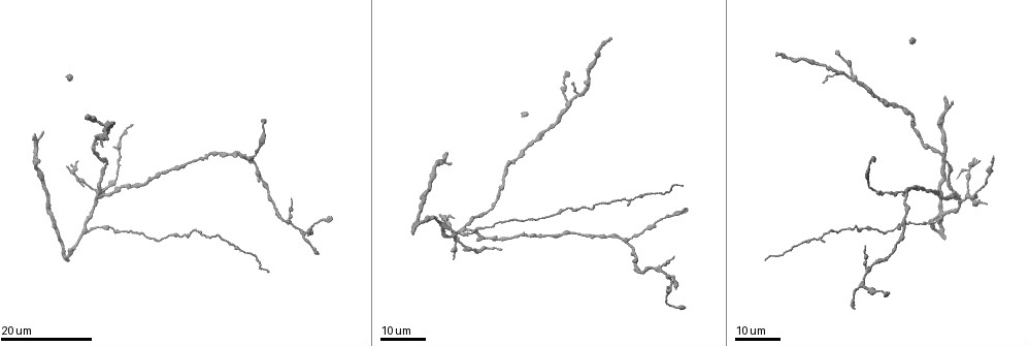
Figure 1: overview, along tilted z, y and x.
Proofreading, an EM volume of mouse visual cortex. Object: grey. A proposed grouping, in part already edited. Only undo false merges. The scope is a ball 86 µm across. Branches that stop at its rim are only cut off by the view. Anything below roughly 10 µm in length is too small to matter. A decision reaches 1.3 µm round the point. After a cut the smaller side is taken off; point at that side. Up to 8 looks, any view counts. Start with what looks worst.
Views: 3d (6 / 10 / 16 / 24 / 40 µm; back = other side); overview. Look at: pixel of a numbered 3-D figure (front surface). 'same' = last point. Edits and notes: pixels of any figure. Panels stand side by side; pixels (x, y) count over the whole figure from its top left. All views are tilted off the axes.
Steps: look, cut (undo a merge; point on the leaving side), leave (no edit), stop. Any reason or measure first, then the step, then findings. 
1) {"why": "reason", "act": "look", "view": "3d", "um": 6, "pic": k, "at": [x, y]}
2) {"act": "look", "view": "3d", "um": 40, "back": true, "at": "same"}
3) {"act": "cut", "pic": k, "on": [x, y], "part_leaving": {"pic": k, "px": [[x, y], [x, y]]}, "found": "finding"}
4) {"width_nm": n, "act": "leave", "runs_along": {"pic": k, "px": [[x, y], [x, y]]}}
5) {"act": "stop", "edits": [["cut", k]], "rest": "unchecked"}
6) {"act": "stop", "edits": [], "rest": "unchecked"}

{"why": "small branch off a trunk", "act": "look", "view": "3d", "um": 16, "pic": 1, "at": [903, 194]}

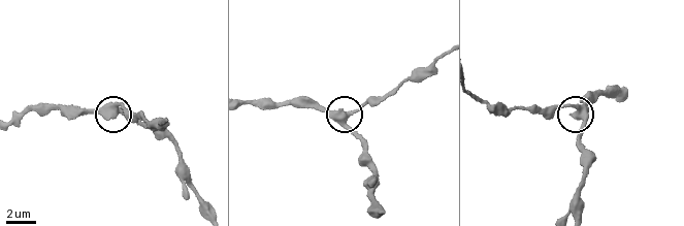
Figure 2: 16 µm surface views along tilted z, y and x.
{"act": "look", "view": "3d", "um": 10, "pic": 2, "at": [117, 111]}

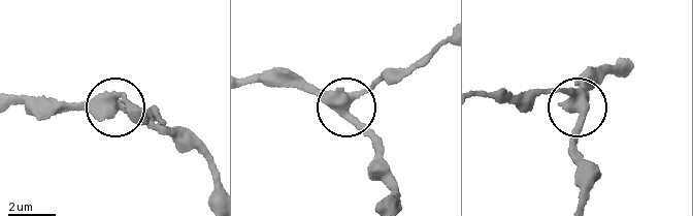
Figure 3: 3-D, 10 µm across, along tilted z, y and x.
{"arms": 4, "act": "leave", "runs_along": {"pic": 3, "px": [[616, 73], [604, 74], [575, 109], [565, 94], [536, 90]]}, "found": "one neuron here"}

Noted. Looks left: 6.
{"why": "three arms meet", "act": "look", "view": "3d", "um": 24, "pic": 1, "at": [963, 199]}

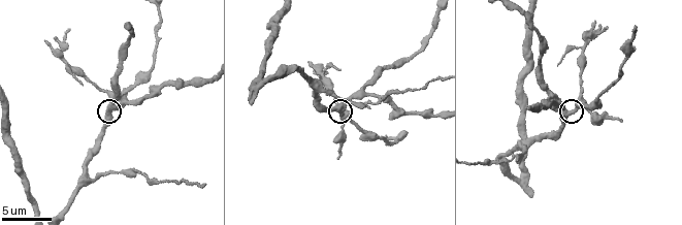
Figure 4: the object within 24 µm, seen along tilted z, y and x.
{"act": "look", "view": "3d", "um": 6, "pic": 4, "at": [568, 114]}

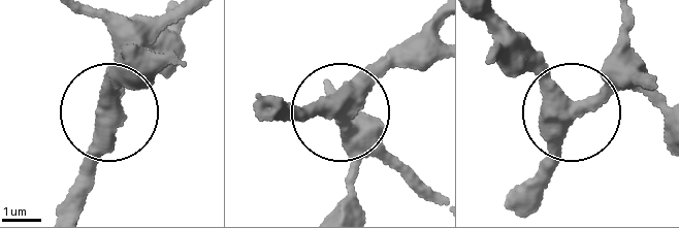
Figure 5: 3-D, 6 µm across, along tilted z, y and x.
{"side_arm_um": 22, "act": "leave", "runs_along": {"pic": 5, "px": [[502, 61], [569, 107], [625, 71]]}, "found": "continuous, no second neuron"}

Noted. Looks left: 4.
{"act": "look", "view": "3d", "um": 24, "pic": 1, "at": [896, 103]}

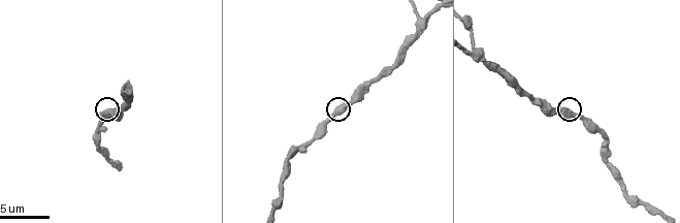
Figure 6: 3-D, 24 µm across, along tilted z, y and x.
{"act": "look", "view": "3d", "um": 6, "pic": 6, "at": [338, 107]}

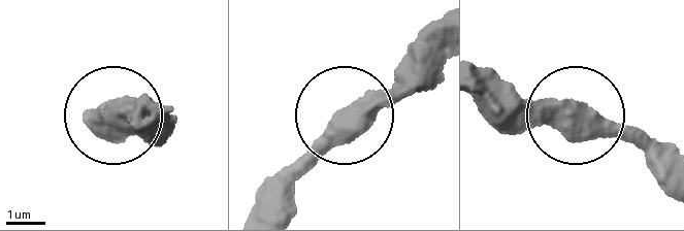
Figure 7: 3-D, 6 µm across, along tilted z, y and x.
{"act": "leave", "runs_along": {"pic": 7, "px": [[257, 204], [332, 124], [389, 87], [428, 28]]}, "found": "one neuron here"}

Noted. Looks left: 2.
{"why": "thin neck", "act": "look", "view": "3d", "um": 24, "pic": 1, "at": [600, 203]}

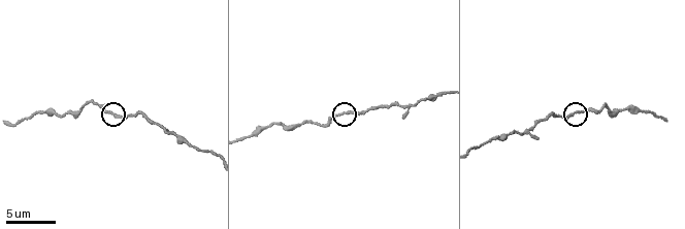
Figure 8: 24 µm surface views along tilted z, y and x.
{"act": "look", "view": "3d", "um": 6, "pic": 8, "at": [341, 112]}

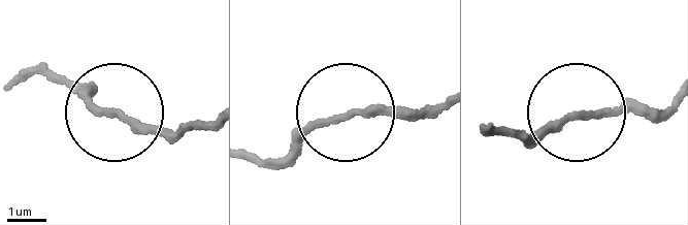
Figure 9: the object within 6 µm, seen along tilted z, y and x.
{"act": "leave", "found": "one neuron here"}

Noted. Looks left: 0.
{"act": "stop", "edits": [], "rest": "unchecked"}

